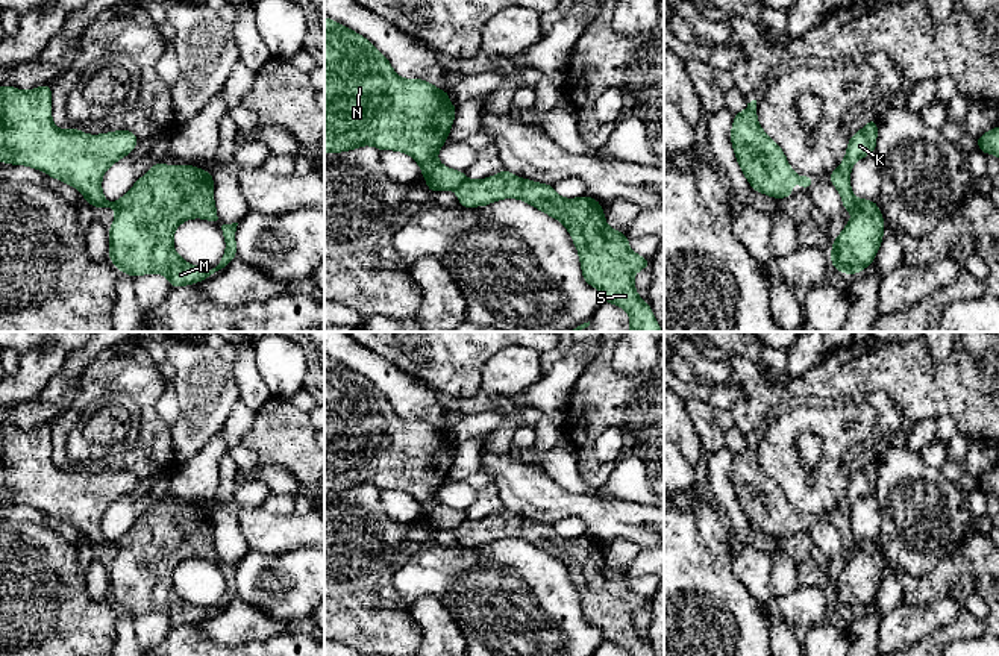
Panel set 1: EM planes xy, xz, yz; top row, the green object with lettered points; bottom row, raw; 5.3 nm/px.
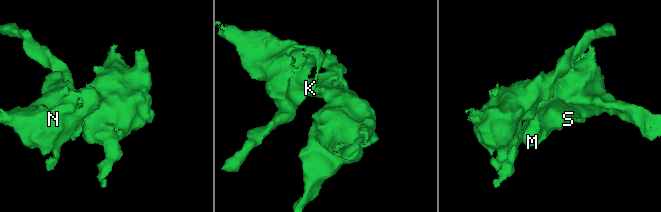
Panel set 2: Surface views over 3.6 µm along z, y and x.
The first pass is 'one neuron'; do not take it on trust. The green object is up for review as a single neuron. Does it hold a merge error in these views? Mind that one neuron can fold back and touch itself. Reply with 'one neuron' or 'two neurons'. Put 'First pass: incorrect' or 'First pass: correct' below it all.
two neurons
First pass: incorrect

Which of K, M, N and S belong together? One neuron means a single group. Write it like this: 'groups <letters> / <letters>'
groups K N / M S

